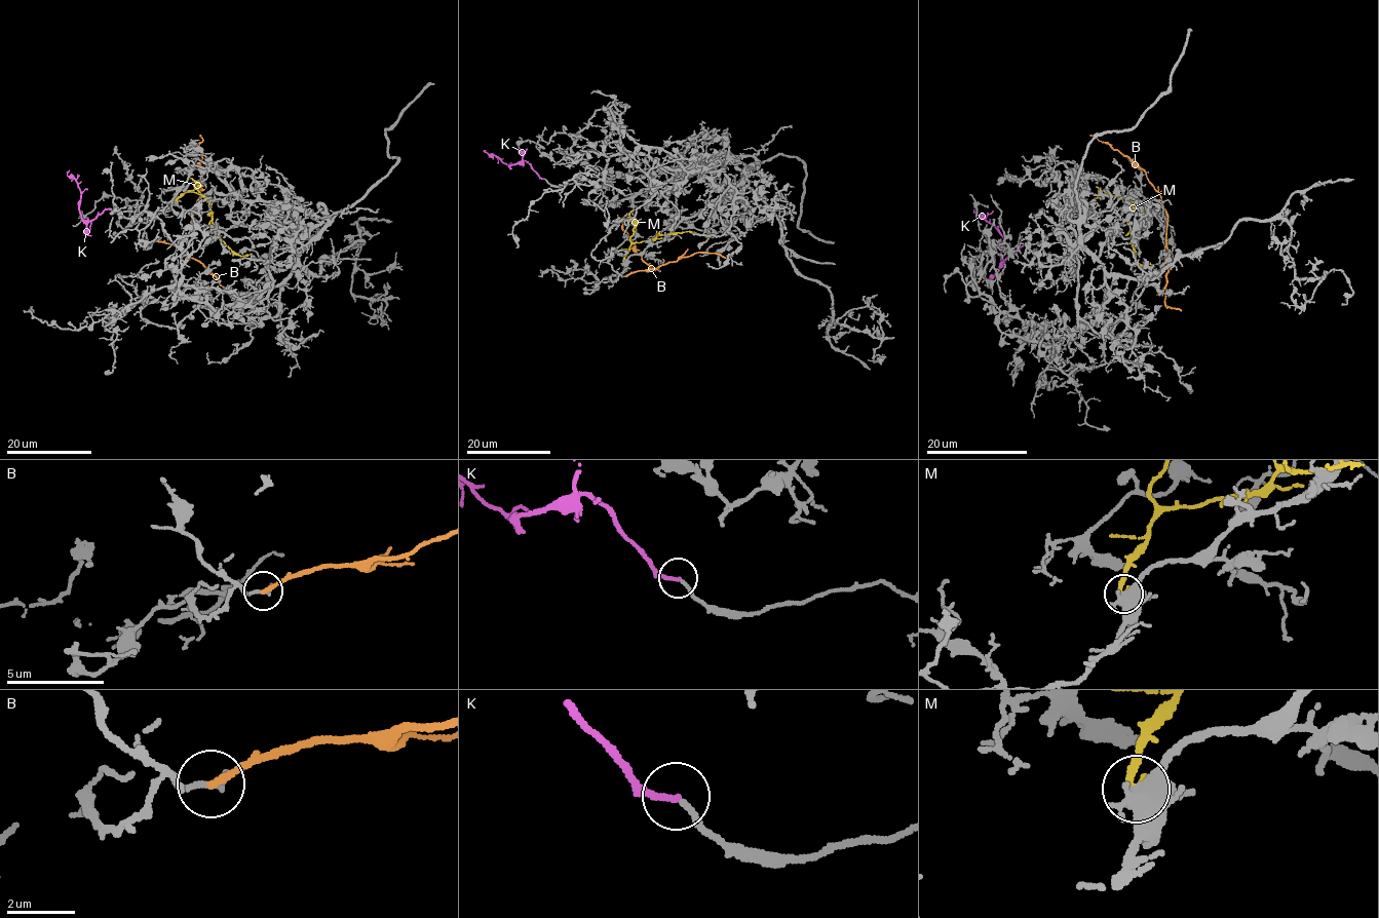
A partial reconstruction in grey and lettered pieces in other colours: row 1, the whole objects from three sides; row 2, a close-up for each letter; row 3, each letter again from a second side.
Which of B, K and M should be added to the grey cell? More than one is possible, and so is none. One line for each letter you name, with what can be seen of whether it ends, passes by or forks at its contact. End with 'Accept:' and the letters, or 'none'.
K: it ends
Accept: K

